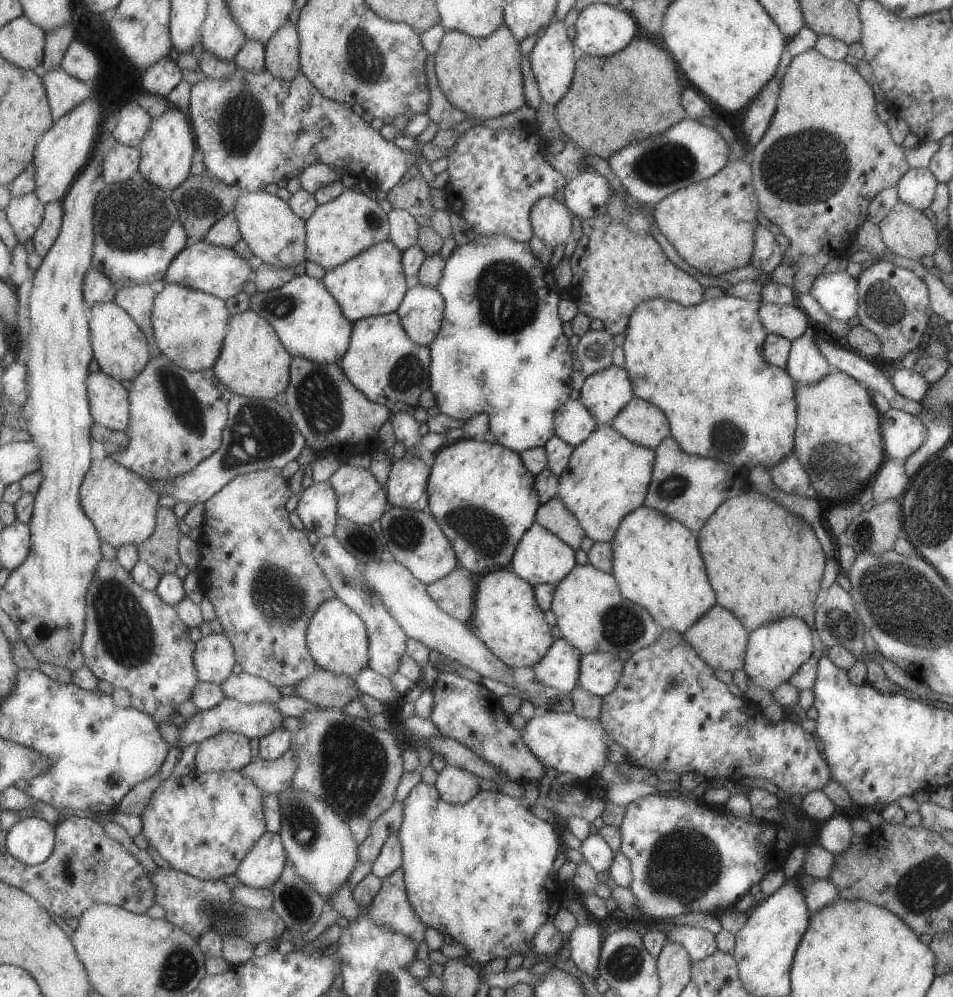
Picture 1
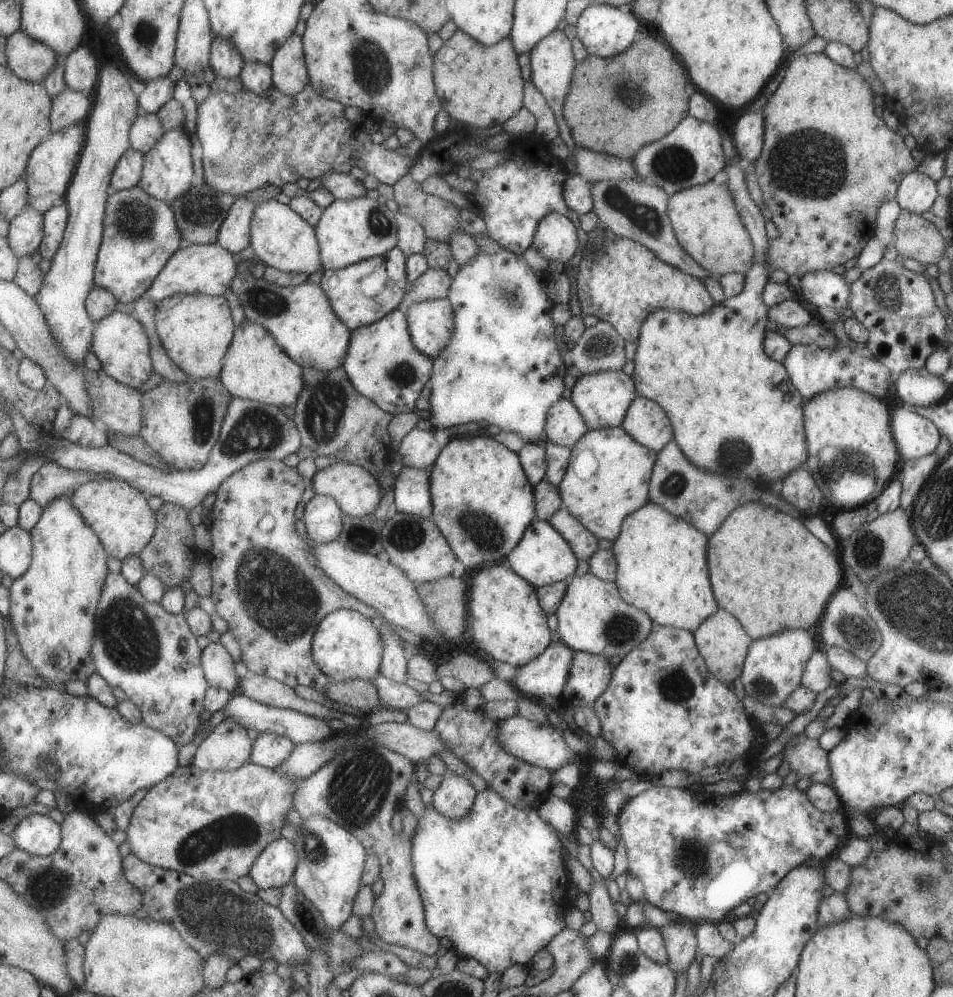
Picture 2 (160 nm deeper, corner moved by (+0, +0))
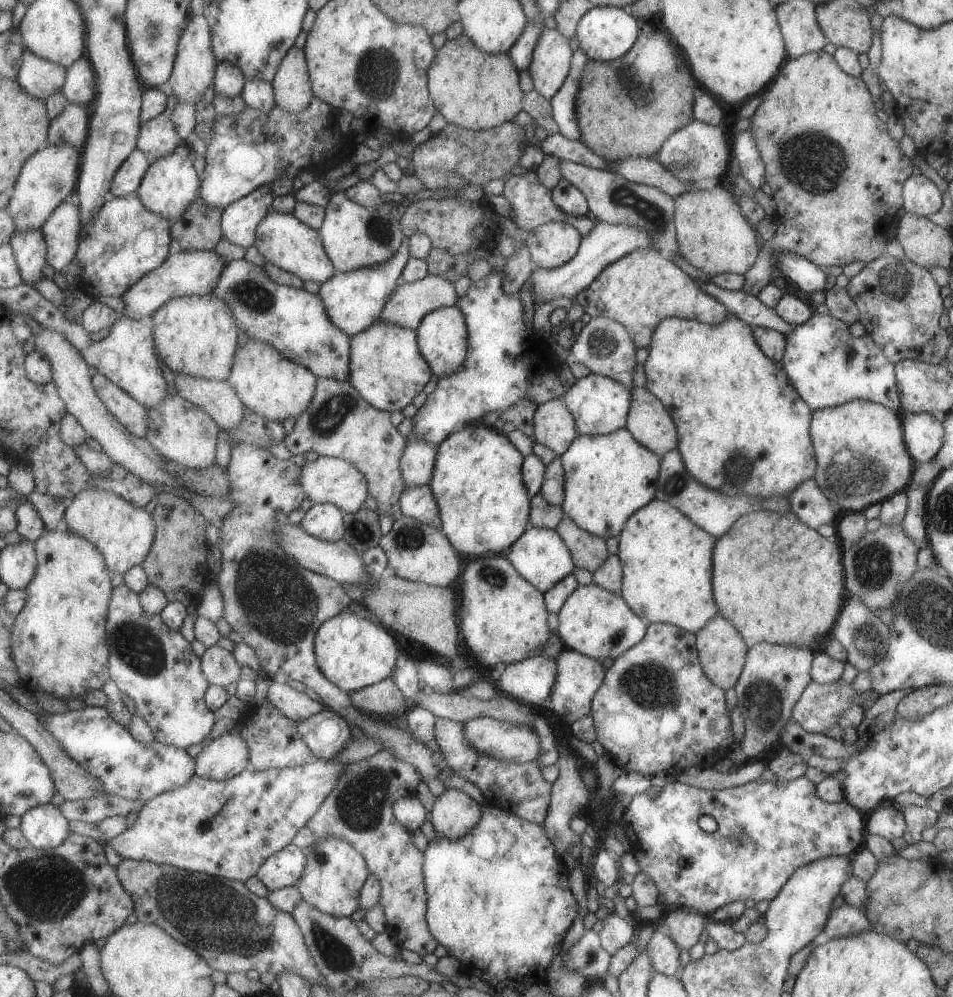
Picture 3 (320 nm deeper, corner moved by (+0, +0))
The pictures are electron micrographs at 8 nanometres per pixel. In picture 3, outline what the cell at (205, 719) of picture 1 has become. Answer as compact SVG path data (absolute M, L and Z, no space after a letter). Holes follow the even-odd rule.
M327 708L296 723L296 727L317 759L333 759L352 740L348 722Z

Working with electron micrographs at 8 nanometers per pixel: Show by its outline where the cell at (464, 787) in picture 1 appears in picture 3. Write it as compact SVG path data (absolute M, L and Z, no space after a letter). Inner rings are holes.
M446 788L430 811L436 837L451 841L465 836L479 822L482 806L463 792Z

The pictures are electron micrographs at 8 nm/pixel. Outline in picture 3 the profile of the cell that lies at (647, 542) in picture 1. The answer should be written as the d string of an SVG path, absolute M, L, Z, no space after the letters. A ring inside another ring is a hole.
M653 498L625 519L618 538L617 556L622 566L619 594L641 620L647 624L669 623L696 633L718 614L712 597L712 552L716 541L714 536L694 525L670 504Z

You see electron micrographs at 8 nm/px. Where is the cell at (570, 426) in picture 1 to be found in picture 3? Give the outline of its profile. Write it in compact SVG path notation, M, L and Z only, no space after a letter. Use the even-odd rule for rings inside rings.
M559 398L537 404L531 426L530 438L557 456L577 436L573 417Z

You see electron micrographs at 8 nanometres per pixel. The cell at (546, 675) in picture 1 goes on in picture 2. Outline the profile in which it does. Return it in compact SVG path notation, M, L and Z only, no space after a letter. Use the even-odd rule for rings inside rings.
M549 643L543 652L516 668L516 674L509 681L517 692L525 696L561 698L571 664L572 650L564 643Z

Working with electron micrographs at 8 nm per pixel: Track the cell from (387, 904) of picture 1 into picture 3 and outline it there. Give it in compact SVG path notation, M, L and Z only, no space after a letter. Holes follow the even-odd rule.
M381 749L367 758L356 761L356 763L347 764L346 771L338 778L337 784L333 787L333 790L331 790L331 792L329 792L329 794L322 800L321 806L317 809L317 812L315 812L315 814L313 814L313 816L309 818L305 824L305 826L309 827L309 830L313 832L318 841L322 839L343 839L363 857L366 869L368 870L369 874L373 875L377 879L377 882L380 886L380 897L378 903L381 905L381 908L384 912L387 933L394 938L400 949L406 948L407 950L411 950L411 952L415 952L415 954L418 954L421 957L425 956L426 954L431 954L437 945L435 939L429 932L424 917L426 911L426 892L424 889L424 878L422 875L423 855L422 852L412 844L409 831L394 817L394 814L392 813L392 804L394 800L397 800L397 798L414 793L415 786L417 786L417 784L419 784L419 782L422 780L422 776L419 774L419 772L416 772L413 766L393 757L391 751Z

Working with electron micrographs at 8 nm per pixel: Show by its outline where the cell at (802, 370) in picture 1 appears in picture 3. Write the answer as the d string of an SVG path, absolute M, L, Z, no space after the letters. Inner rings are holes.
M815 312L803 324L792 326L785 336L785 346L780 361L788 381L812 411L862 400L880 404L894 413L901 413L900 400L894 384L894 364L887 360L881 347L877 346L869 335L862 334L857 338L851 336L848 326L831 315Z

